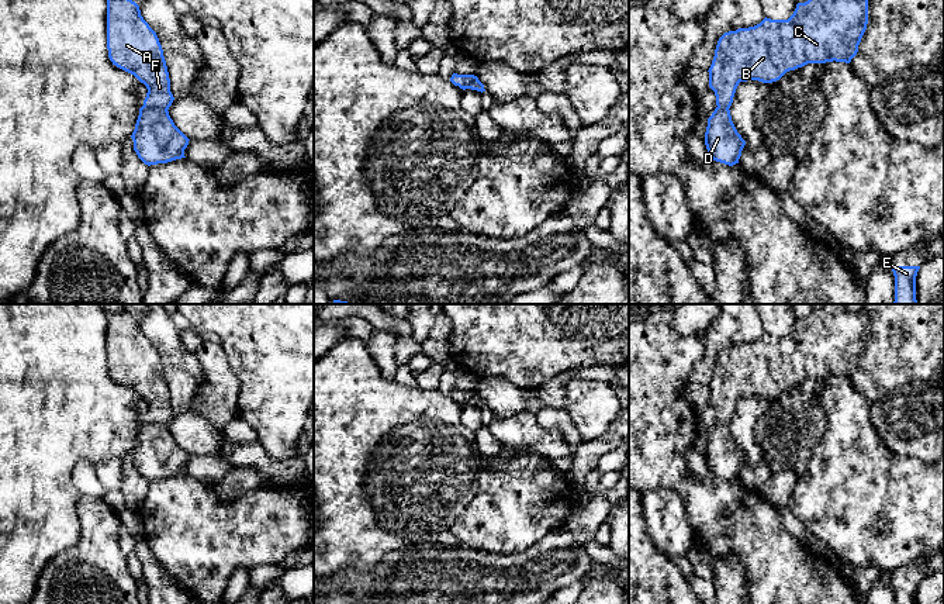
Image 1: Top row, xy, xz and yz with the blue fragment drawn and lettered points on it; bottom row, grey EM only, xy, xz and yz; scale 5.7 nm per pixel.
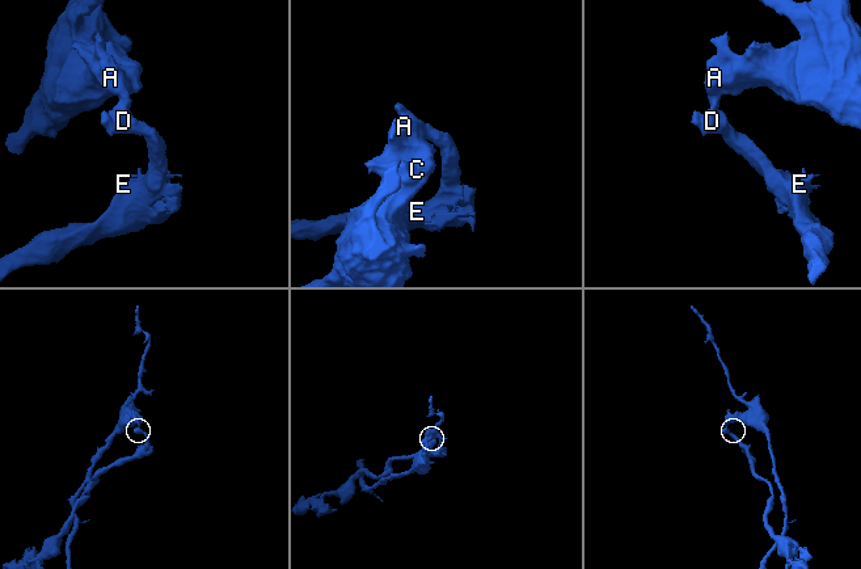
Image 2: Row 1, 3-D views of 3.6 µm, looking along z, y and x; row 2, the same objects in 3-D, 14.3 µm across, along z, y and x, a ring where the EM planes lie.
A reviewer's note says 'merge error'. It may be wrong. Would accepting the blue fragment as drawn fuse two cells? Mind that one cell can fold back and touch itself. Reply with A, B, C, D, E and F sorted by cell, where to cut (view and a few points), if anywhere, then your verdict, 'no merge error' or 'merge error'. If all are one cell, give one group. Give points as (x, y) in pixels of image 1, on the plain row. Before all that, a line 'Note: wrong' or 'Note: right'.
Note: right
A B C F / D E | xy (144, 420), (166, 425) | merge error

